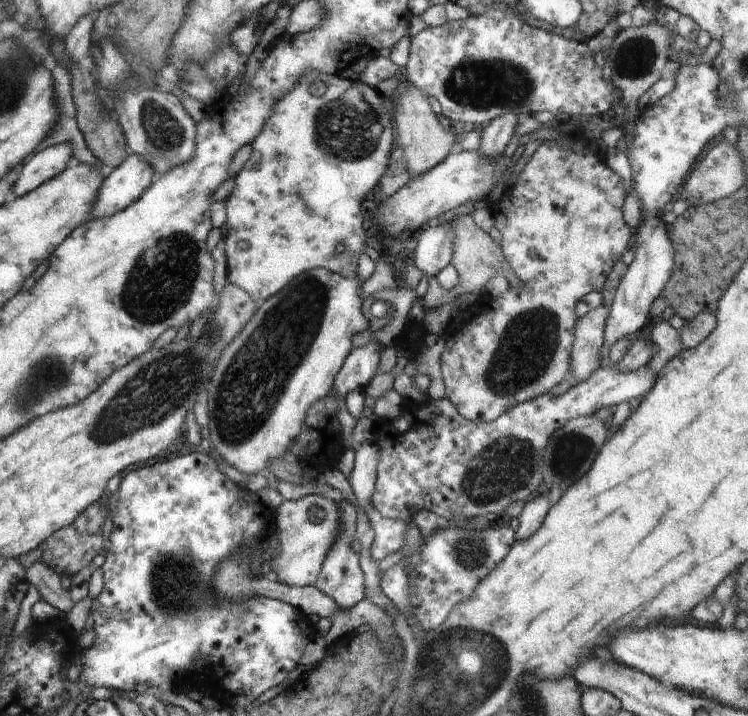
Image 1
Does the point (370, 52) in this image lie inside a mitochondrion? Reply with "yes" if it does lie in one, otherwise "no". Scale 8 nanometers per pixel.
no

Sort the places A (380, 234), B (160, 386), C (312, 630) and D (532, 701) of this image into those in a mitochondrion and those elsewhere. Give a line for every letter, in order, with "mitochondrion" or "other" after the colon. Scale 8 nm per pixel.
A: other
B: mitochondrion
C: other
D: mitochondrion

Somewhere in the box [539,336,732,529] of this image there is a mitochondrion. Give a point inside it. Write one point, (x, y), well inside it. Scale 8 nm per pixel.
(567, 455)

